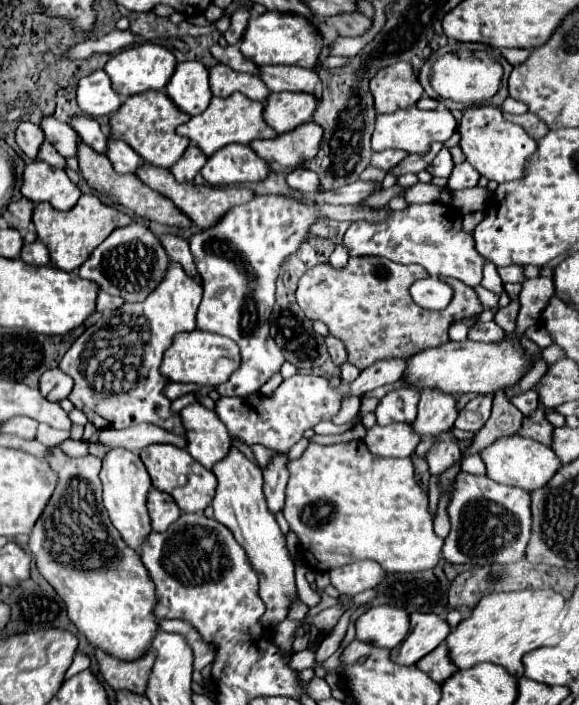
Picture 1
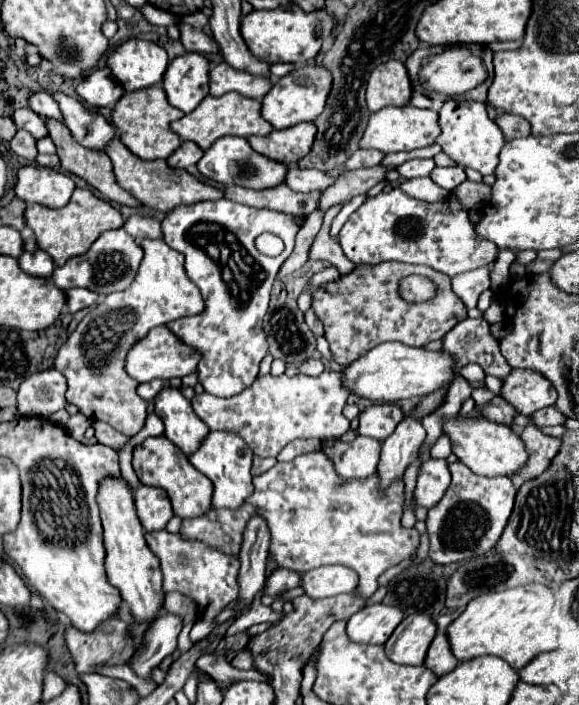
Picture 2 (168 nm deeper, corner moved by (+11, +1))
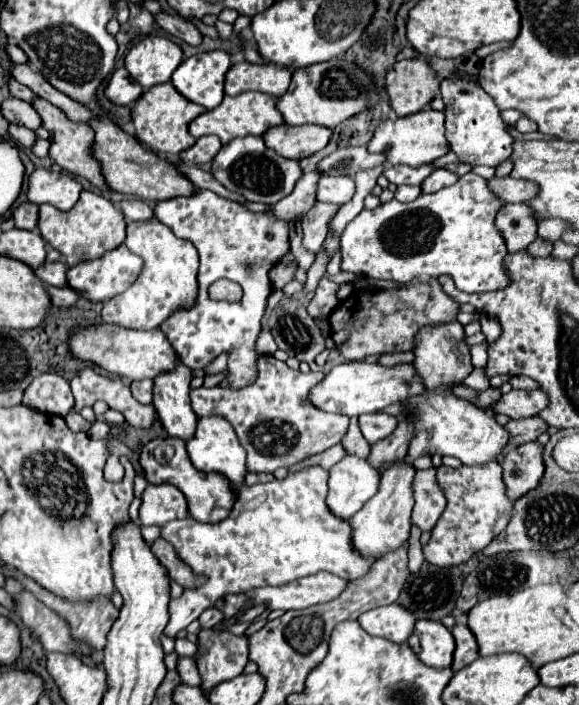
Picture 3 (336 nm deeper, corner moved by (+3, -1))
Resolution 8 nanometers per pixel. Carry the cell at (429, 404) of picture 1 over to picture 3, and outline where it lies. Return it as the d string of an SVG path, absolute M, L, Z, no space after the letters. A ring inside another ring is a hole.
M402 458L394 462L390 468L382 472L382 482L380 490L376 496L372 496L356 516L352 516L352 544L356 550L360 550L366 556L380 558L390 550L396 550L408 536L410 536L410 512L414 506L414 490L412 490L412 480L414 480L416 468L410 460Z

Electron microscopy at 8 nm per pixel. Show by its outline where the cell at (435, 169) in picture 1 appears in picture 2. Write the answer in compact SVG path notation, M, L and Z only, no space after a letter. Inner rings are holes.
M406 160L404 164L400 164L396 170L402 178L410 180L410 178L420 178L420 176L428 176L434 168L434 160Z

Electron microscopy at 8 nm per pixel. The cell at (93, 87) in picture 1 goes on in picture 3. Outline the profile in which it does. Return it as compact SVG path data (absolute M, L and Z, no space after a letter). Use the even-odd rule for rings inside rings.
M126 68L114 70L114 74L110 76L106 90L104 90L104 96L116 106L130 106L132 102L136 102L140 98L140 94L142 94L140 84L136 84L130 78Z

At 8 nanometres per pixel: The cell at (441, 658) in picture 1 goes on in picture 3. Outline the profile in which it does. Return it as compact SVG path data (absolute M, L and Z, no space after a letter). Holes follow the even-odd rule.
M456 624L452 628L452 636L456 640L456 650L454 650L454 660L452 660L450 668L454 672L458 672L460 668L468 666L470 662L474 662L478 658L478 648L476 648L476 640L474 640L472 632L464 624Z

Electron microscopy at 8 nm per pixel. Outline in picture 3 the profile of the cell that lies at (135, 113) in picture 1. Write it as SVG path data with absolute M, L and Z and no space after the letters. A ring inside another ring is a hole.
M168 82L168 84L158 84L156 88L150 88L148 92L144 92L136 100L136 104L132 104L130 114L136 128L136 138L144 146L148 146L152 152L162 156L164 154L178 156L182 150L188 150L188 146L196 142L188 132L188 122L200 116L202 112L204 108L200 108L198 104L192 104L190 100L184 100L184 96L172 86L172 82Z

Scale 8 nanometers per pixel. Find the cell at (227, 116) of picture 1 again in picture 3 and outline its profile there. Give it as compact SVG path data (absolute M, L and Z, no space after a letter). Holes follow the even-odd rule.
M244 92L238 96L224 96L222 104L216 106L214 110L204 112L200 118L194 118L190 122L190 134L194 138L202 138L208 134L214 134L220 138L222 144L228 144L230 140L238 138L238 136L262 136L268 128L280 126L284 120L280 116L280 112L274 106L274 96L270 94L262 94L262 92Z

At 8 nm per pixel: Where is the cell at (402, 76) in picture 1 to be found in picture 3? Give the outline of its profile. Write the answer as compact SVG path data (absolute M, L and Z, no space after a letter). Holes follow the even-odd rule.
M424 58L400 60L386 72L386 92L396 116L422 110L438 90L440 80Z

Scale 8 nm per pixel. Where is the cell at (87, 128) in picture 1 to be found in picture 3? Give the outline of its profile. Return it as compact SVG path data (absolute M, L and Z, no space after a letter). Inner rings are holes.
M10 82L10 90L12 90L12 96L14 98L22 98L24 102L32 102L32 98L38 98L36 94L32 94L28 88L24 88L24 84L20 84L20 82Z

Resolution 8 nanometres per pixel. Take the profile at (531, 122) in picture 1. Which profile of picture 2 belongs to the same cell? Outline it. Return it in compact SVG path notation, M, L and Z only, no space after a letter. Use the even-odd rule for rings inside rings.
M502 114L502 116L498 116L496 124L498 124L500 130L504 132L504 138L506 138L506 140L520 138L520 136L530 136L530 124L528 124L522 116Z

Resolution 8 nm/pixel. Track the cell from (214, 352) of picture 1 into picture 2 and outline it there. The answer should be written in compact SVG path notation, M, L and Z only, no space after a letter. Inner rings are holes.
M160 326L160 328L154 328L152 332L148 332L142 340L138 340L132 346L132 350L126 356L124 370L136 382L150 382L154 378L160 378L160 380L182 378L186 374L196 372L196 366L198 366L198 354L192 348L182 346L182 342L166 326Z

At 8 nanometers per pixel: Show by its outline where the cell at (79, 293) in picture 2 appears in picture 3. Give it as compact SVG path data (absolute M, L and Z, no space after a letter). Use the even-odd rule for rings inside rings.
M64 286L64 288L48 288L48 294L50 294L50 300L54 306L58 308L70 308L78 302L80 294L76 294L70 286Z

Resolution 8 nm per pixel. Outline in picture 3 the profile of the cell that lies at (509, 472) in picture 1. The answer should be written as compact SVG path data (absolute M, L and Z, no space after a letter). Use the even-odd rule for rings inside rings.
M424 390L420 396L408 400L408 410L416 416L416 436L410 442L408 456L414 460L426 452L454 456L468 466L484 466L488 460L500 460L508 446L510 432L496 422L490 412L456 398L452 392Z

